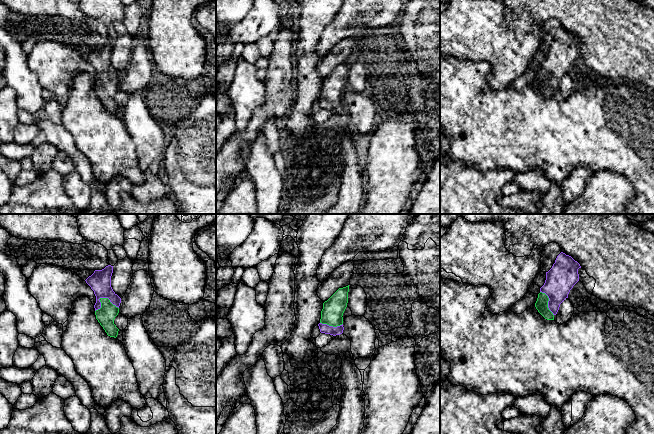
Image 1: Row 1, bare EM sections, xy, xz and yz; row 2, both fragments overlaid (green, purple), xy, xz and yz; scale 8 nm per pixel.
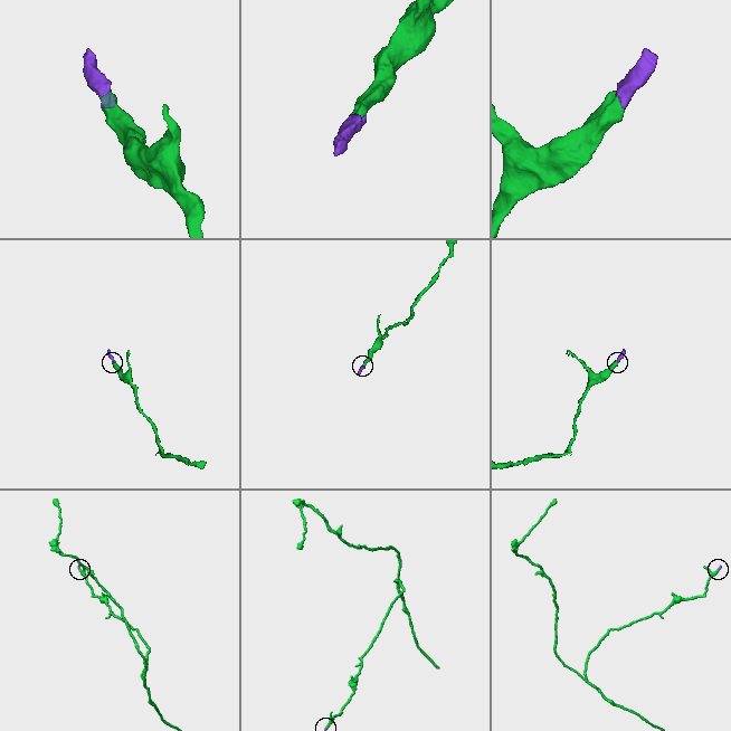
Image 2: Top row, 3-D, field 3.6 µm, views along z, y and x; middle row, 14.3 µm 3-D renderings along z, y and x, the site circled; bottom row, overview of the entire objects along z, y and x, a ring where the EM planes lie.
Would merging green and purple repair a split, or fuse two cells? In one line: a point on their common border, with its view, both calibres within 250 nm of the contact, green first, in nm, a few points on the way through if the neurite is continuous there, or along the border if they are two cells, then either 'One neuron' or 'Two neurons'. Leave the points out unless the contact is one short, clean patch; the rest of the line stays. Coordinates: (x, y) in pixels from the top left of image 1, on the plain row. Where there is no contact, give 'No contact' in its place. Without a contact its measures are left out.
Touches green at xy (102, 74). Thickness 150 nm (green) against 180 nm. Path across: xy (106, 90), (106, 78), (102, 74), (100, 57). One neuron

